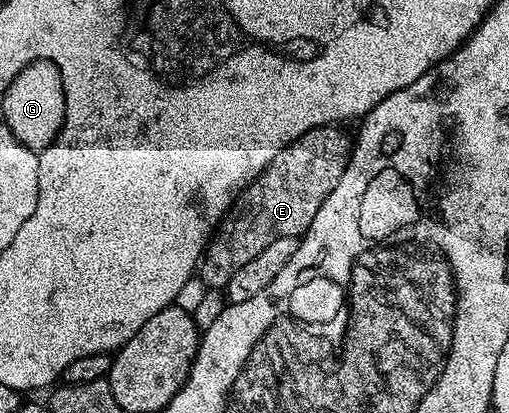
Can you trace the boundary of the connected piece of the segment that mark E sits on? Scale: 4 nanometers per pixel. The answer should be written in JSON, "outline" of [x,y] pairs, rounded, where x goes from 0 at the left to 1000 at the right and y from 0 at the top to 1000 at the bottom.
{"outline":[[[656,303],[599,320],[599,329],[544,368],[525,407],[473,462],[391,627],[387,666],[409,697],[436,705],[450,678],[458,678],[458,659],[481,649],[481,639],[521,610],[536,581],[595,574],[646,465],[662,455],[662,436],[678,426],[694,334],[674,315],[680,312]]]}

